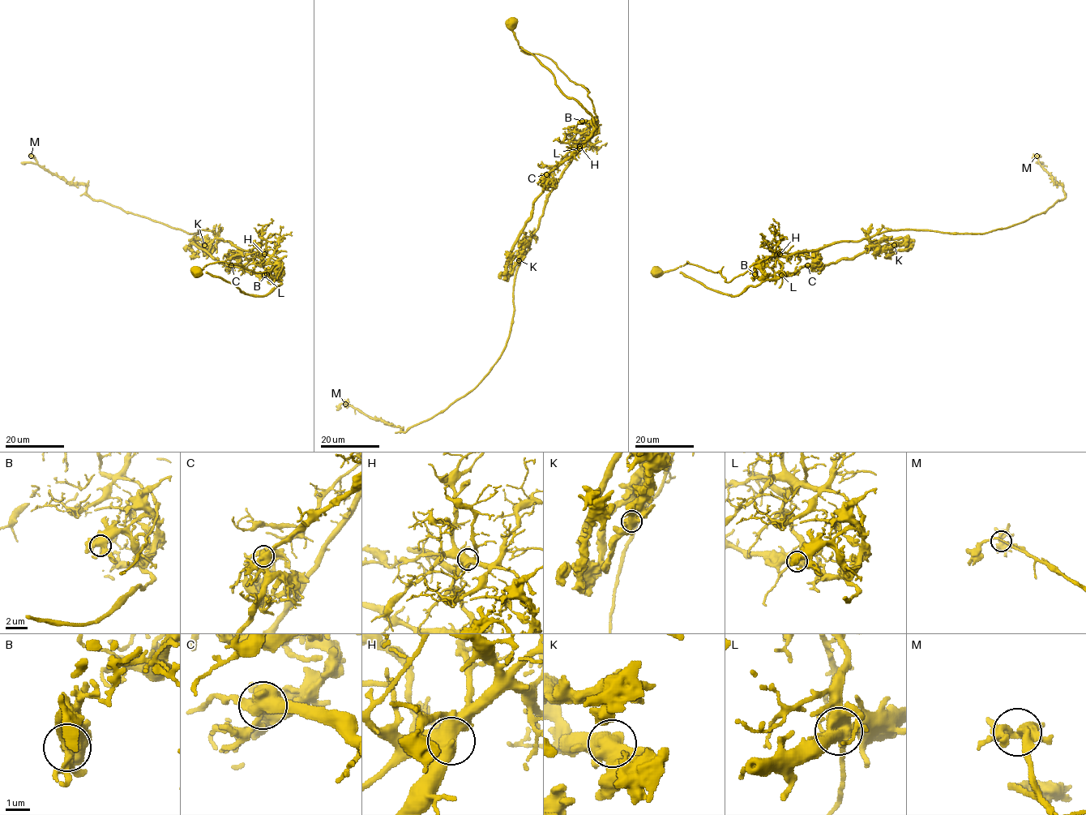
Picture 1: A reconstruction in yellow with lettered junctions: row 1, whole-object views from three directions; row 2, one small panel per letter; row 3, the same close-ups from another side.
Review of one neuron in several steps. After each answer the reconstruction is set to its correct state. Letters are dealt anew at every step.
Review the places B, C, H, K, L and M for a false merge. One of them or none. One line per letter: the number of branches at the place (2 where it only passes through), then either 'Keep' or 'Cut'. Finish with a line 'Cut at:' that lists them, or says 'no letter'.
B: Branches: 5. Keep
C: Branches: 3. Keep
H: Branches: 5. Keep
K: Branches: 3. Keep
L: Branches: 6. Cut
M: Branches: 4. Keep
Cut at: L

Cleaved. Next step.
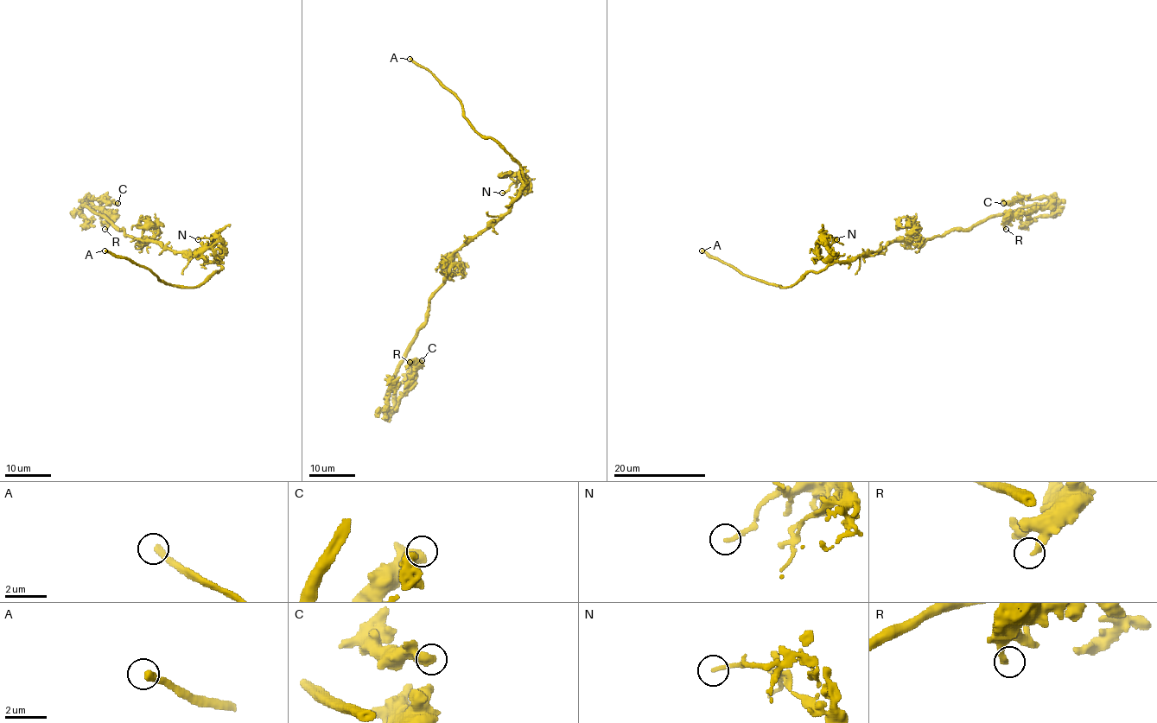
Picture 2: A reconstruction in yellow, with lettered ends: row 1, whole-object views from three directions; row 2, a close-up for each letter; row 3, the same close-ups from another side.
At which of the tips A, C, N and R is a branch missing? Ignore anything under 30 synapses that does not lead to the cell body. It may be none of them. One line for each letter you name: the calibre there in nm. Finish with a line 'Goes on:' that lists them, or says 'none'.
A: 340 nm thick
Goes on: A

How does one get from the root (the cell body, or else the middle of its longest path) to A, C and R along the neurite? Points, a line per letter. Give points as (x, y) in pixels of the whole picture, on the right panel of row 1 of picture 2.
A: (886, 247), (833, 261), (787, 287), (746, 276), (702, 250)
C: (886, 247), (894, 241), (921, 244), (950, 231), (969, 230), (989, 217), (1051, 201), (1034, 198), (1003, 203)
R: (886, 247), (894, 241), (921, 244), (950, 231), (969, 230), (989, 217), (1051, 203), (1013, 216), (1006, 229)

